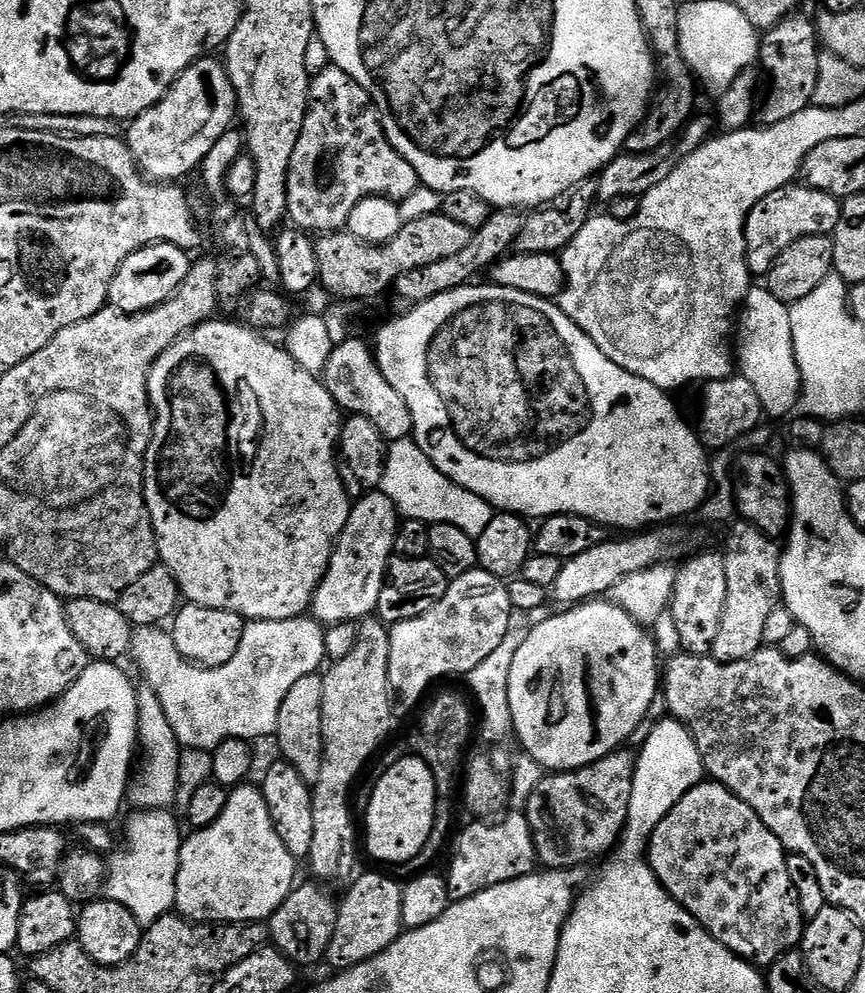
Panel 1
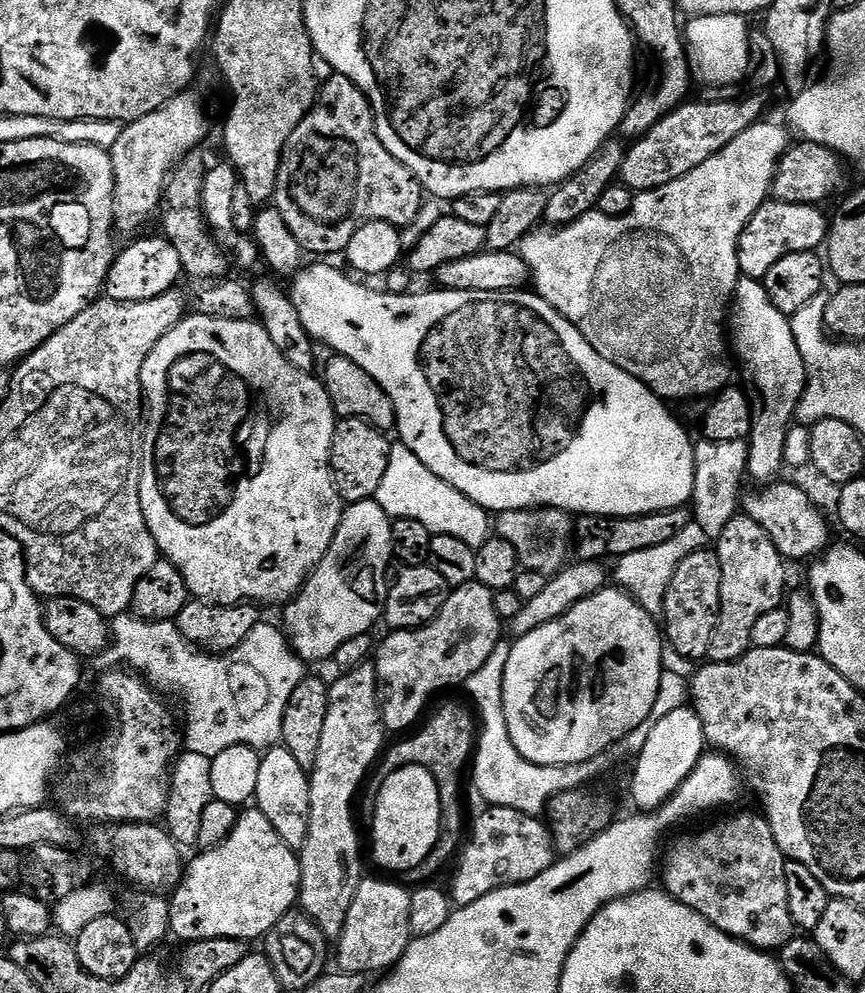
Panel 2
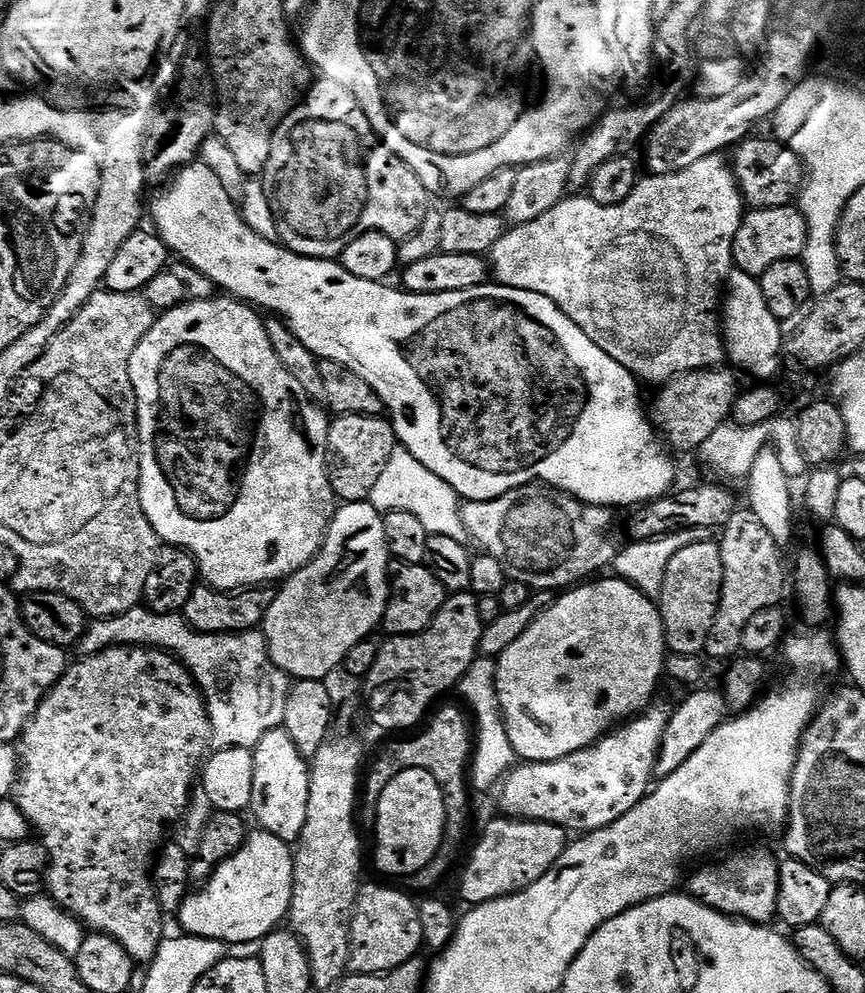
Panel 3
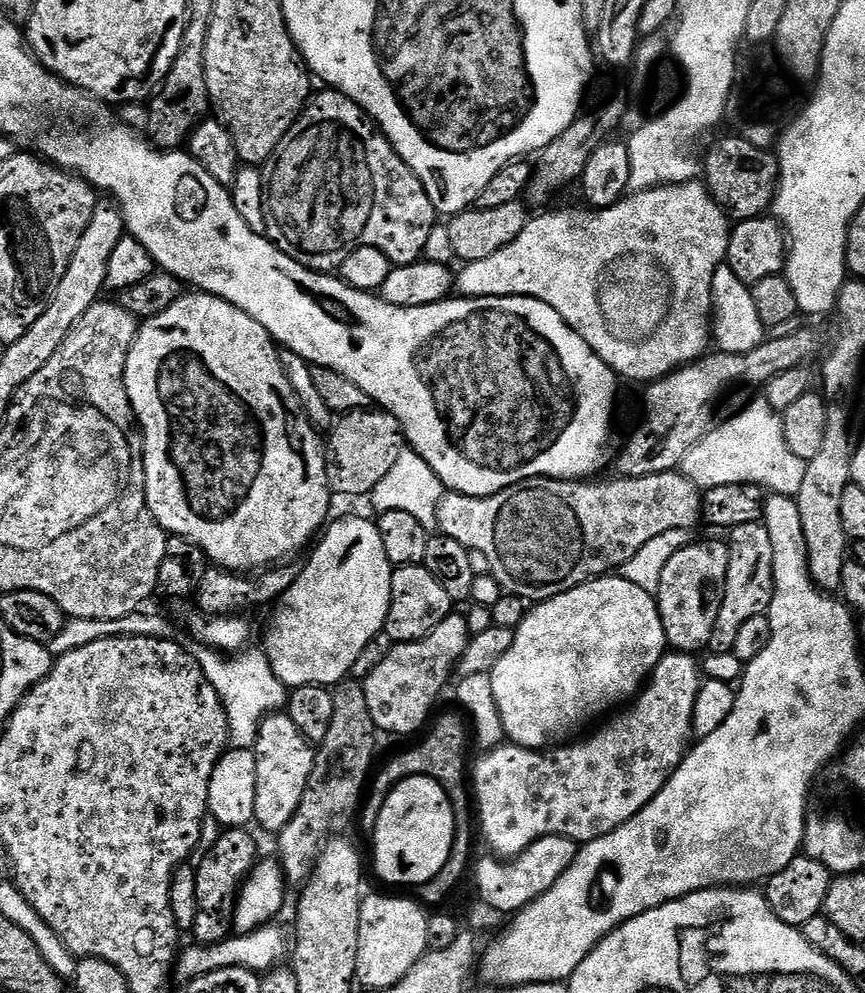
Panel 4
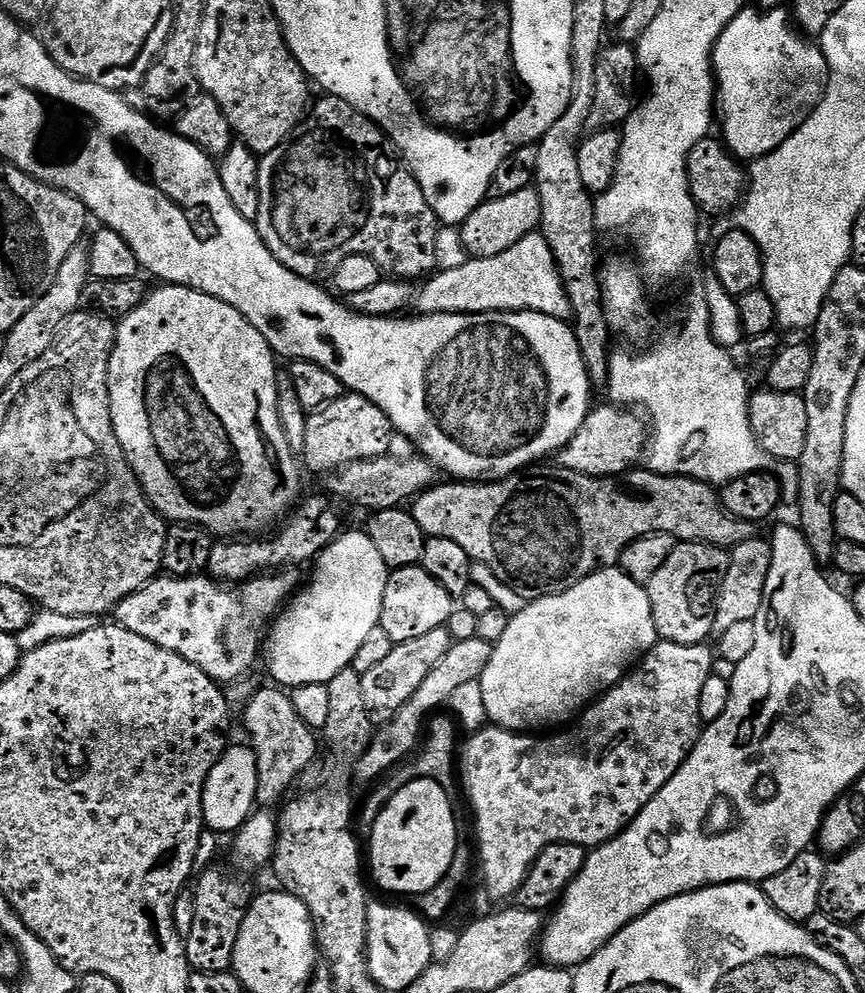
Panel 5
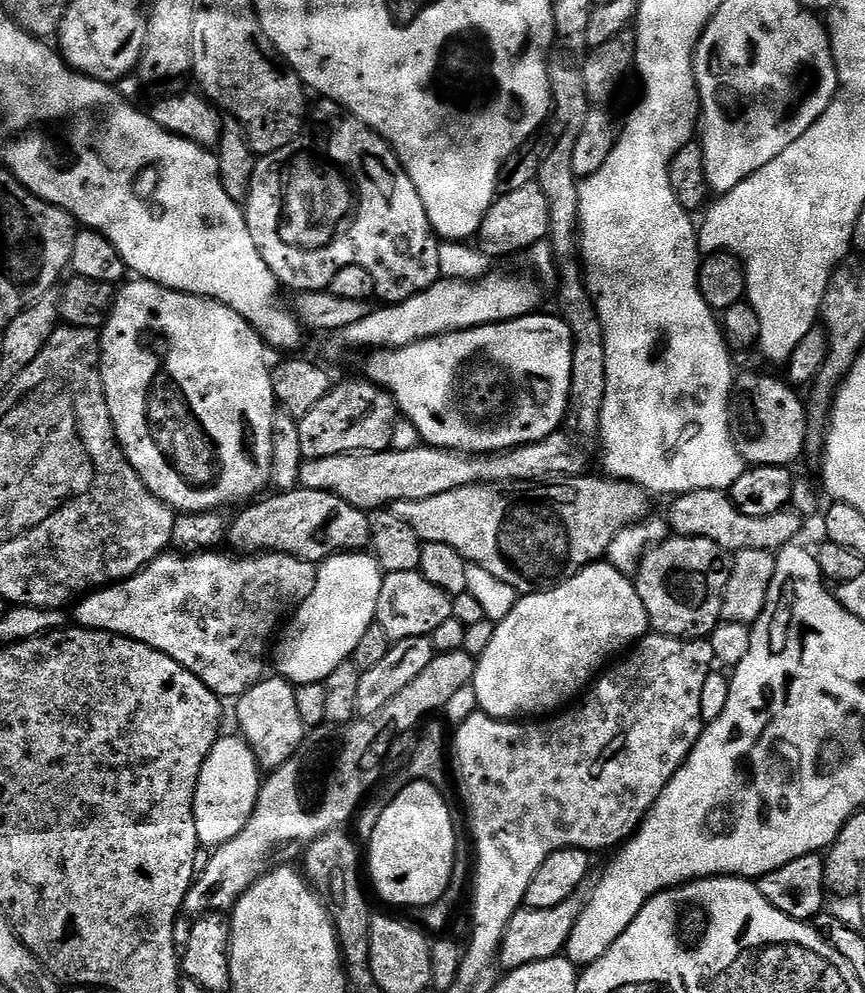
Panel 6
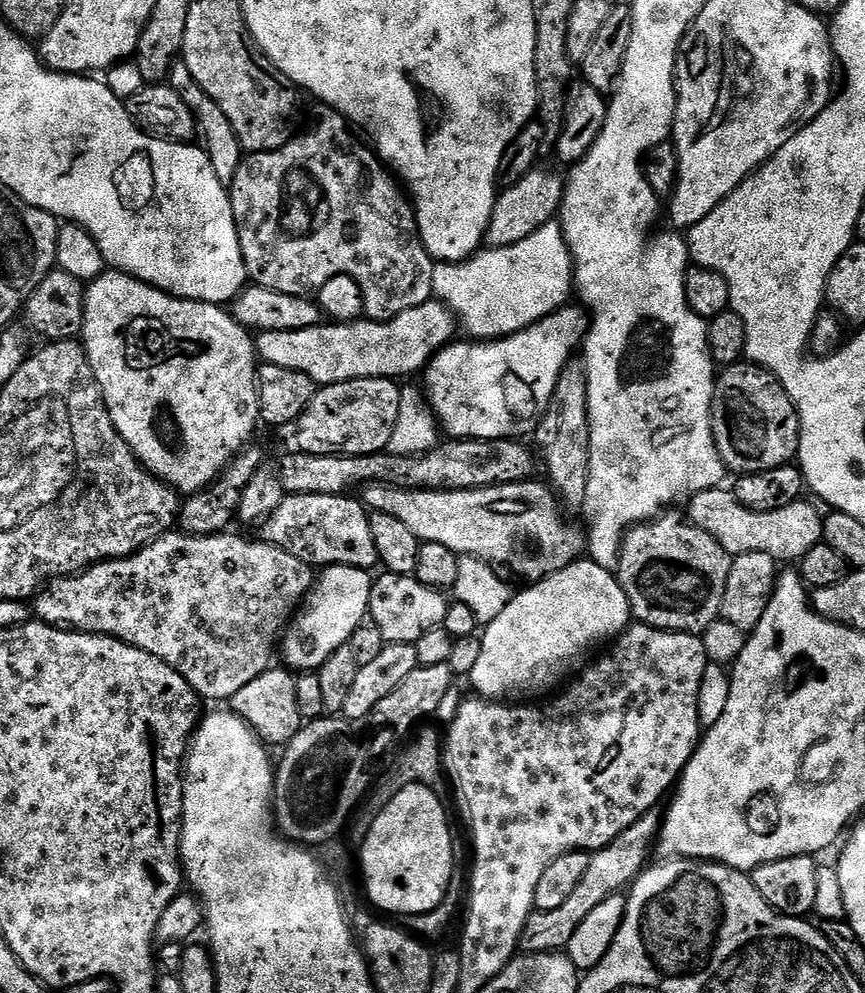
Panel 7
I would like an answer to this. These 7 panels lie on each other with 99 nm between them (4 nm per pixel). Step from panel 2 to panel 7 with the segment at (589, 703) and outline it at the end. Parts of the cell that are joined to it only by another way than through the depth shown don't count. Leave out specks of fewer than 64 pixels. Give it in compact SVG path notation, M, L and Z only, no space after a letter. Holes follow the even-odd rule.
M581 558L576 563L558 570L554 575L547 576L525 589L525 592L517 591L513 595L506 610L502 610L498 618L491 620L480 636L482 654L474 665L470 683L476 687L475 691L479 695L489 700L504 702L509 698L527 697L524 696L527 692L551 693L559 689L597 651L595 648L599 644L607 645L615 641L616 637L634 620L632 607L619 579L590 558Z

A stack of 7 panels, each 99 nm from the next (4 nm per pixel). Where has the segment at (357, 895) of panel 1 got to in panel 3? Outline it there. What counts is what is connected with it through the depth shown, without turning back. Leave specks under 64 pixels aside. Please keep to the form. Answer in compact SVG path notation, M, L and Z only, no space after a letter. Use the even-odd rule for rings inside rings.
M365 883L356 900L356 913L352 915L350 934L349 969L355 974L383 974L402 966L407 960L417 959L419 948L424 944L422 922L417 901L407 891L396 888L383 888L380 884Z

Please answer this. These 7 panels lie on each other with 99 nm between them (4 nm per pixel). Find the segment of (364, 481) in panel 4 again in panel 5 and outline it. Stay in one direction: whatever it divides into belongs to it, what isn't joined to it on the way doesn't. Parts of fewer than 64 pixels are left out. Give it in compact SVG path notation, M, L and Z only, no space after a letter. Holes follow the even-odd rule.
M348 392L330 402L330 406L308 416L302 464L307 471L309 468L312 472L327 474L350 462L387 456L391 449L388 447L392 444L392 436L394 437L394 429L384 411L374 406L370 398L359 396L356 392Z

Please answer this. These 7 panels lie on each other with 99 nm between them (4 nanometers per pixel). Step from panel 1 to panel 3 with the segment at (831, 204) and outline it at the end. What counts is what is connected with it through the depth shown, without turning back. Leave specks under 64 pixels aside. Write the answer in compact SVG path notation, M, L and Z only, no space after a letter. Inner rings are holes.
M799 207L758 208L749 211L738 226L732 247L732 262L739 271L758 278L766 274L770 266L787 260L800 260L807 252L808 227Z

